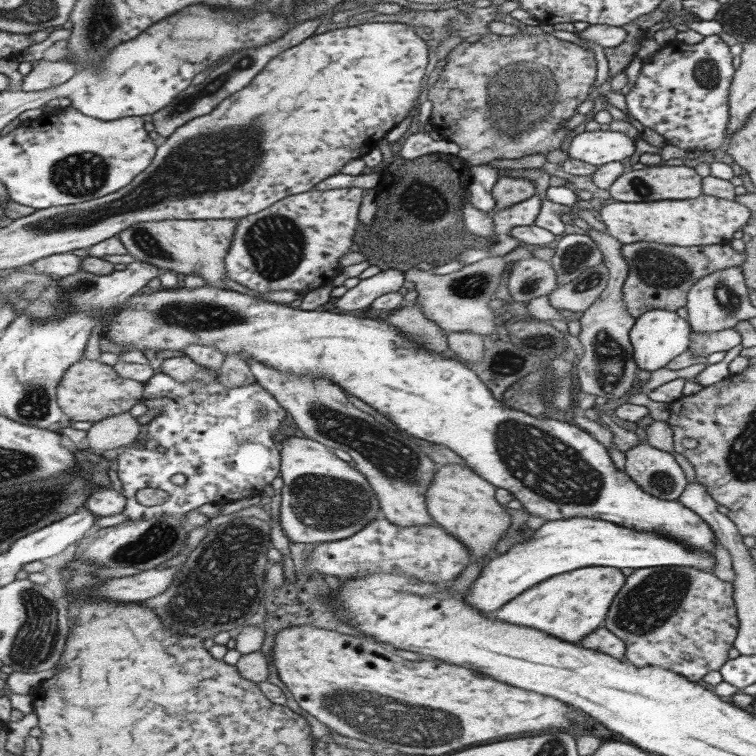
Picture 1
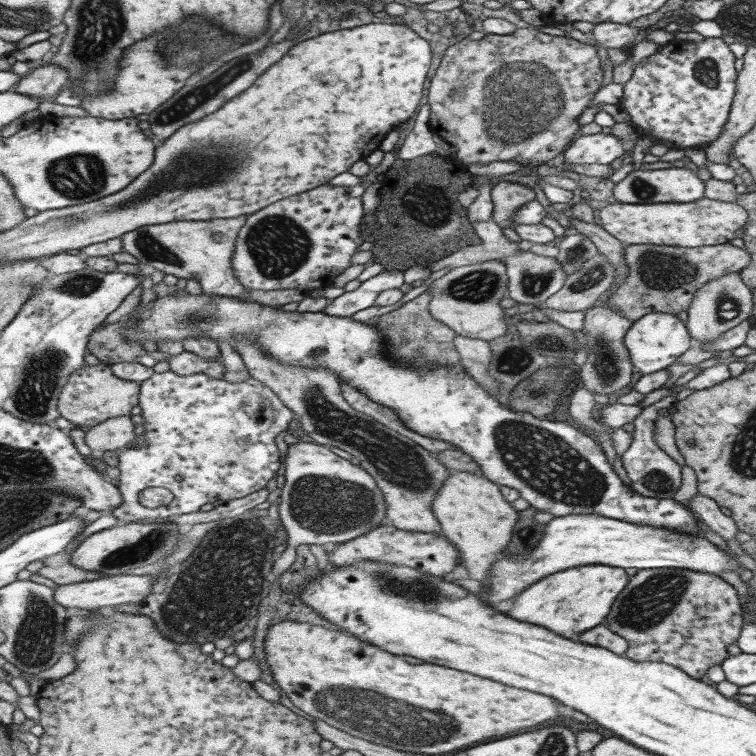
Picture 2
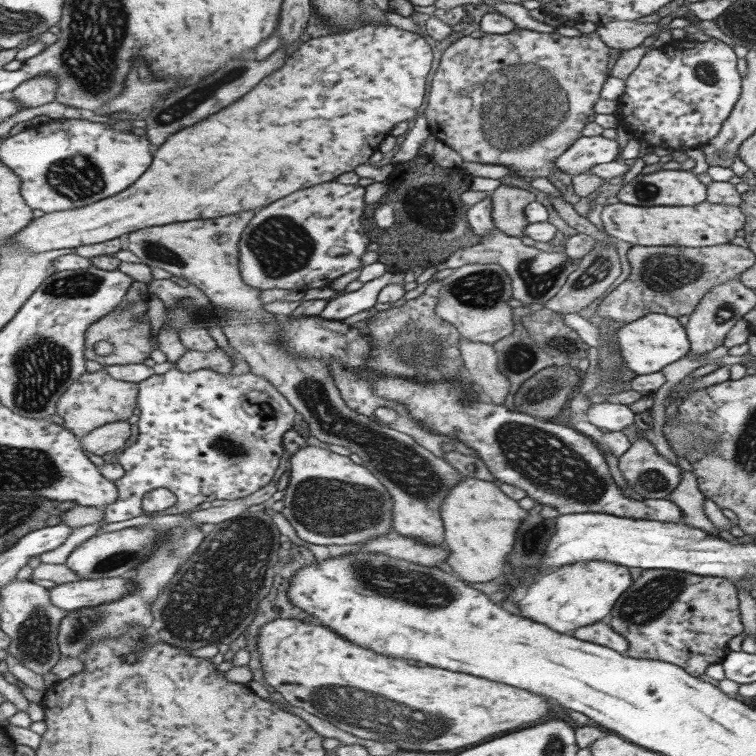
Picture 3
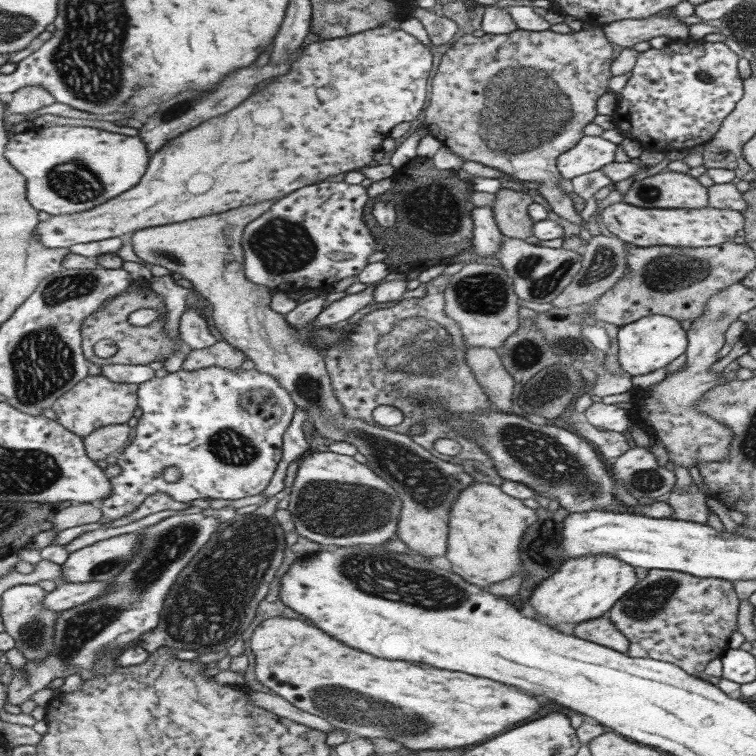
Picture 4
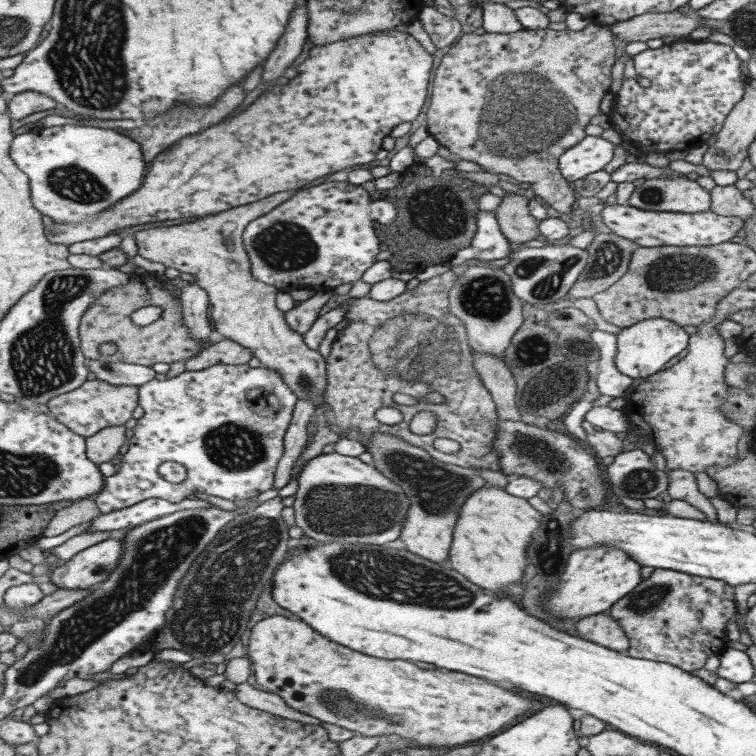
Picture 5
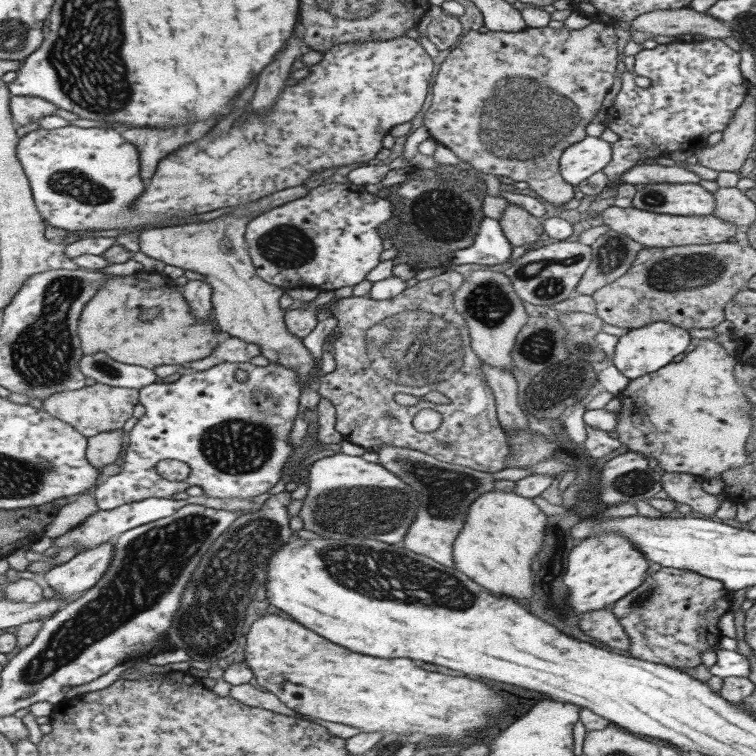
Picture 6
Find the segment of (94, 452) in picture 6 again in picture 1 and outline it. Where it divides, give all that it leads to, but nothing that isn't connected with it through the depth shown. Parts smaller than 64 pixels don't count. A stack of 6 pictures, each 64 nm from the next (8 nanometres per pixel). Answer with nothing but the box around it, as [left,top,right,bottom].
[87,411,140,453]

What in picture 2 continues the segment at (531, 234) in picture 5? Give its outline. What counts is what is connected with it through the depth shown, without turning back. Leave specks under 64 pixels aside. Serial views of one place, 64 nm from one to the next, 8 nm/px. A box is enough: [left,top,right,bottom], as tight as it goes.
[491,182,536,229]

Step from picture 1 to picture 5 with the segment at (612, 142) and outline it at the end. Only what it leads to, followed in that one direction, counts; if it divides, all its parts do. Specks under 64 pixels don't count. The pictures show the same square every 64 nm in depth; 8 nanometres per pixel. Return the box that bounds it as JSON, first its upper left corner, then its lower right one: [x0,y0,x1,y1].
[558,135,615,182]

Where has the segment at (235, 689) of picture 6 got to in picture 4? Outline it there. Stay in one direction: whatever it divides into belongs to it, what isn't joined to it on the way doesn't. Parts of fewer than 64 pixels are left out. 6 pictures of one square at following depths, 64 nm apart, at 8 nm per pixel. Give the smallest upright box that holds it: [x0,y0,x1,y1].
[241,684,335,735]

